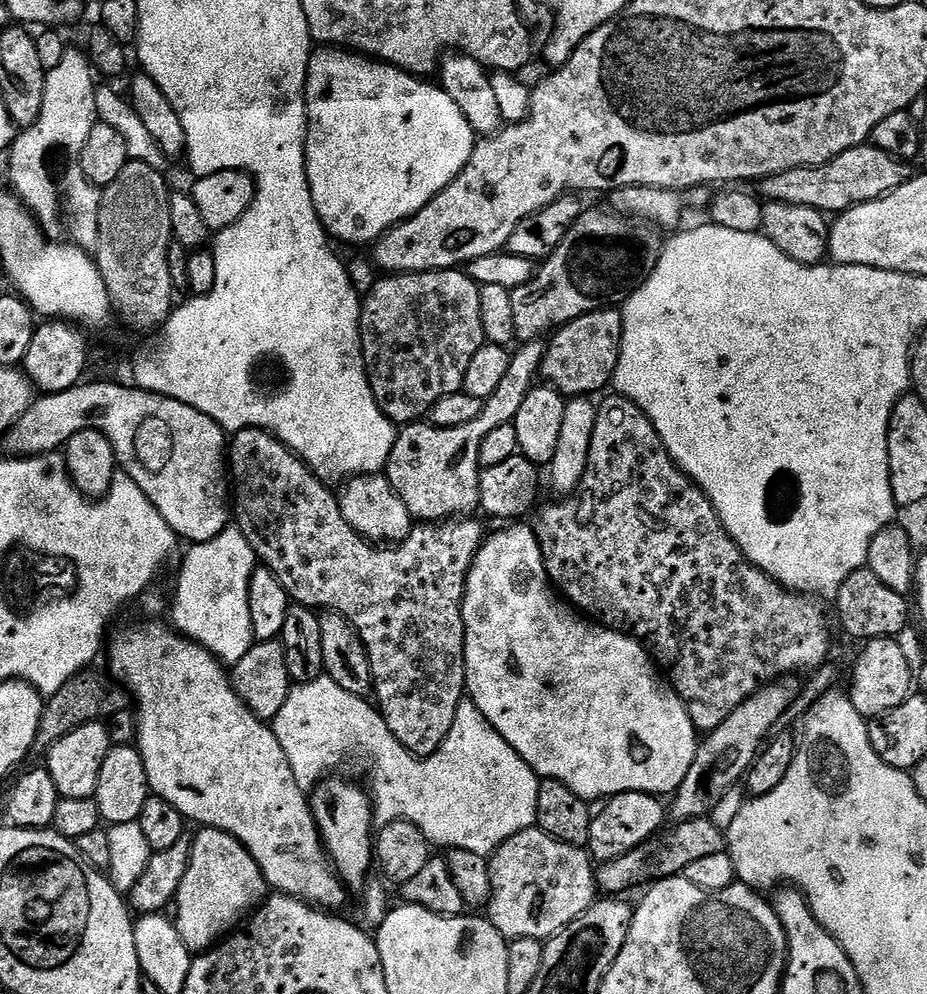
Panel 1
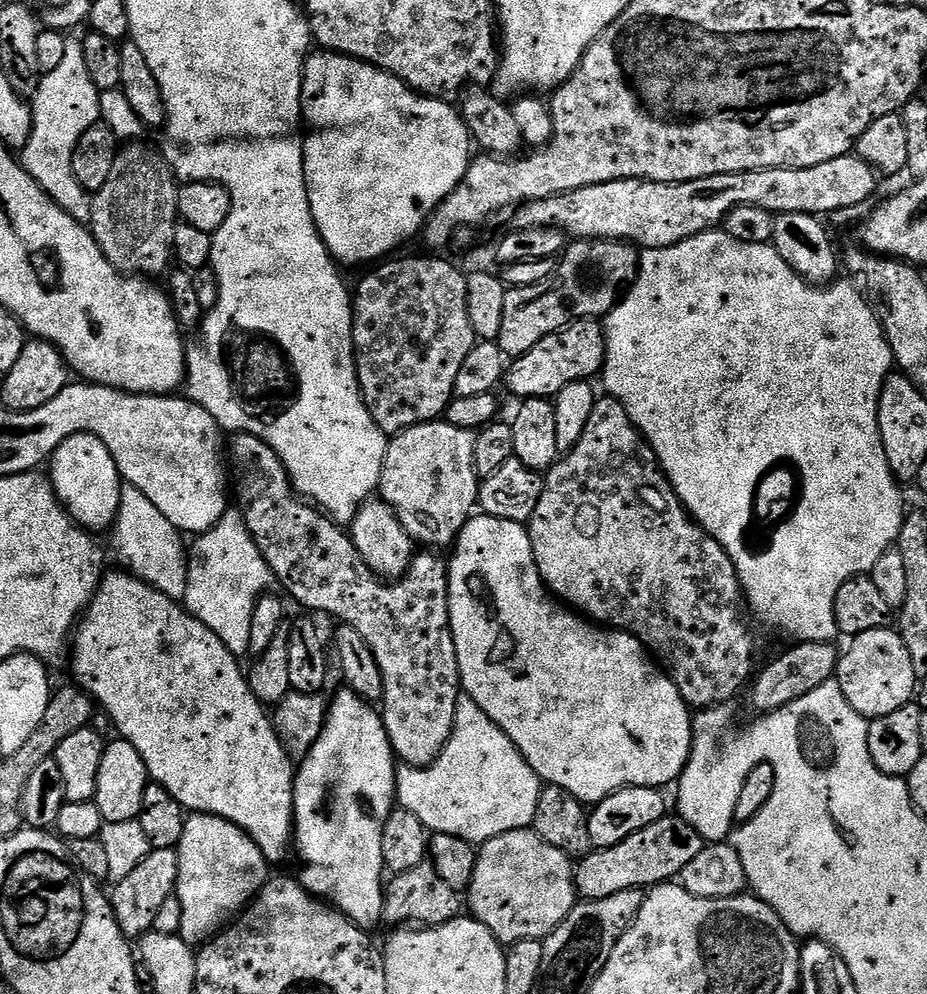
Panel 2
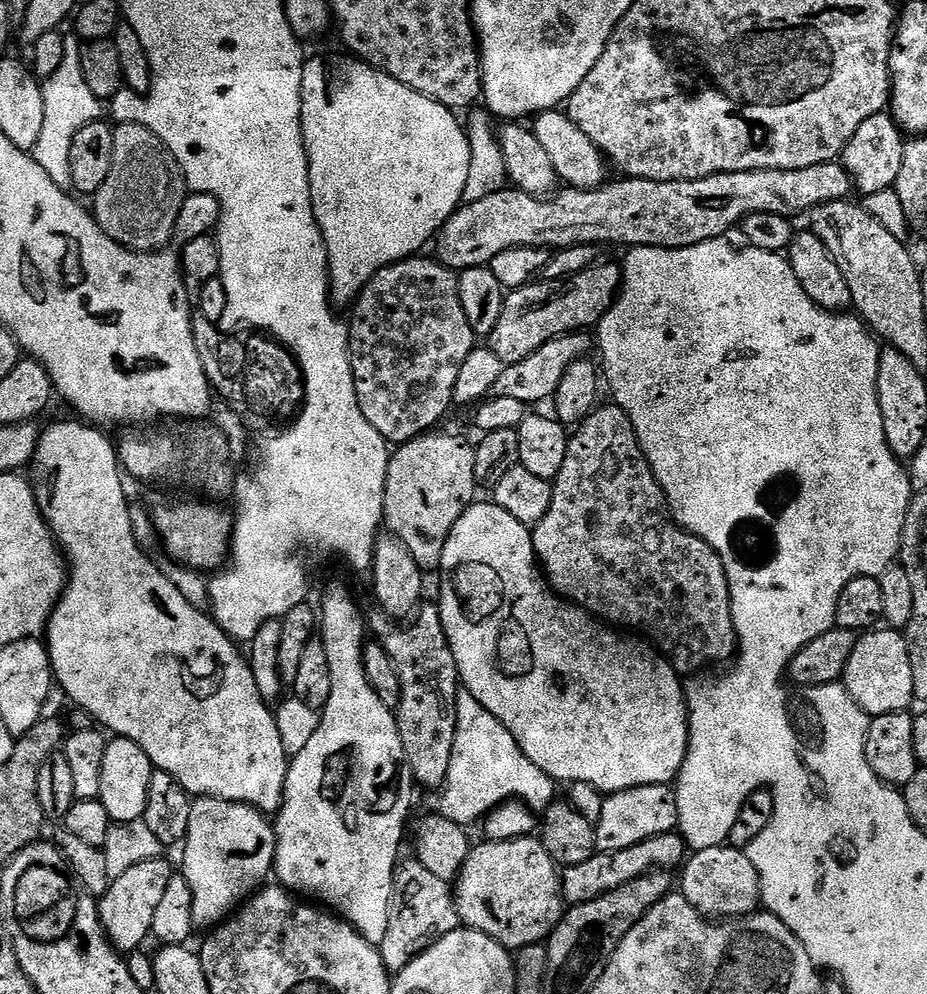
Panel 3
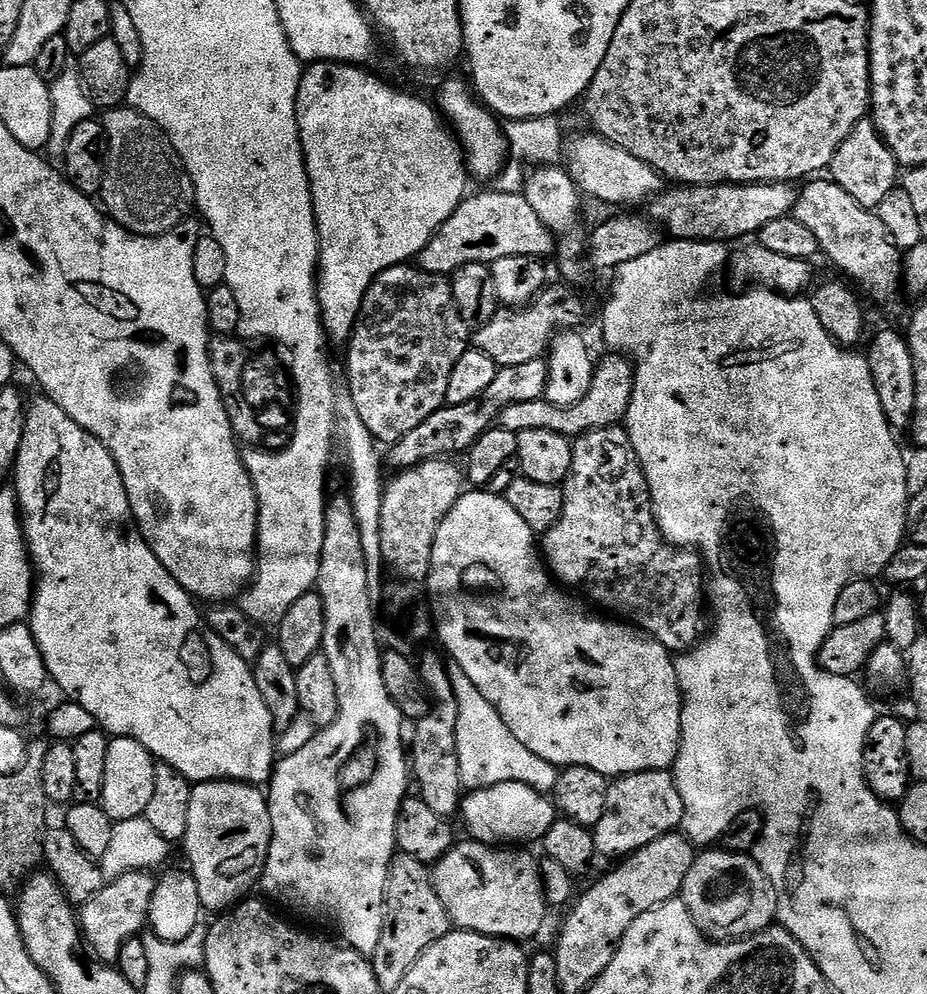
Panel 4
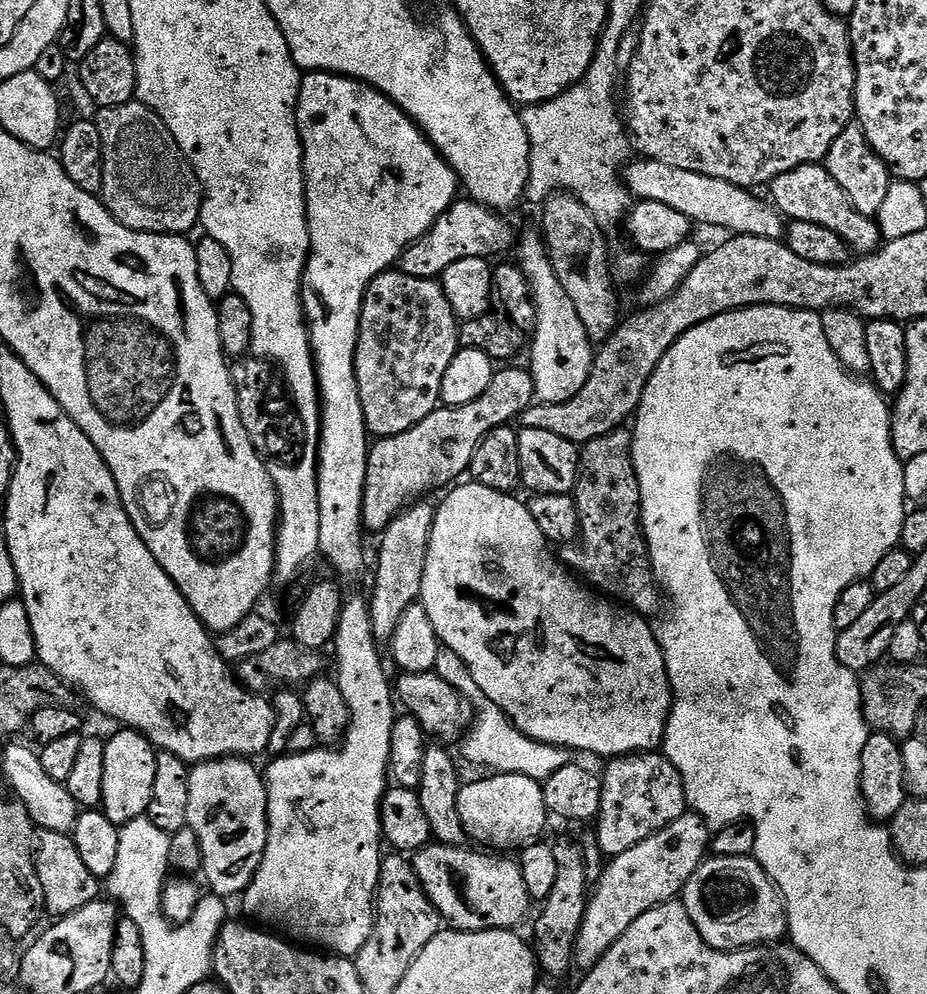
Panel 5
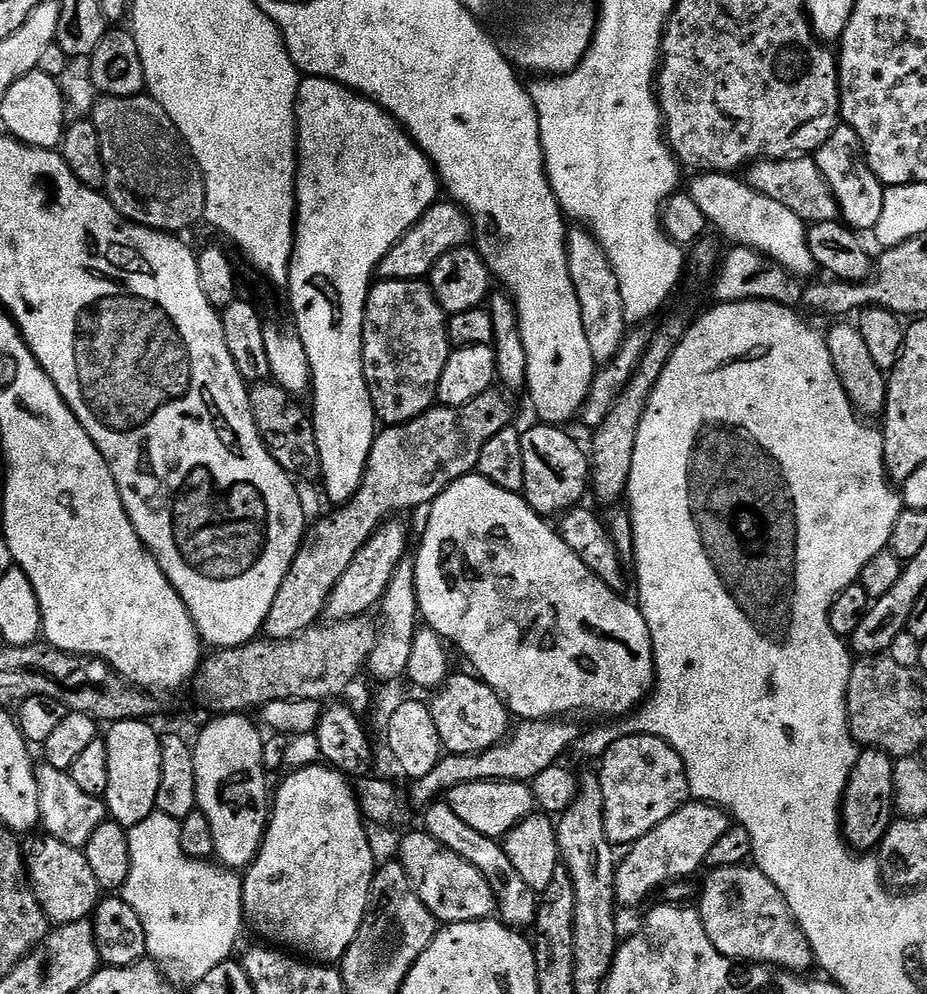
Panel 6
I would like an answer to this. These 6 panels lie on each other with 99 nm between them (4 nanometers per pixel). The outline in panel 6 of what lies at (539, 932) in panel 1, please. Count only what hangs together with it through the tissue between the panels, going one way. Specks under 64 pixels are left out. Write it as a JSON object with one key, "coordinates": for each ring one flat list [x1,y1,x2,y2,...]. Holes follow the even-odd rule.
{"coordinates":[[417,830,417,832,410,833,400,844,398,859,406,870,418,898,428,907,430,914,436,917,437,921,443,922,445,925,461,924,462,922,487,920,496,912,496,899,494,890,490,890,490,882,486,882,486,878,482,874,478,874,478,870,474,870,474,866,470,866,470,862,466,862,458,854,454,854,454,850,450,850,434,838,430,838,427,832]]}

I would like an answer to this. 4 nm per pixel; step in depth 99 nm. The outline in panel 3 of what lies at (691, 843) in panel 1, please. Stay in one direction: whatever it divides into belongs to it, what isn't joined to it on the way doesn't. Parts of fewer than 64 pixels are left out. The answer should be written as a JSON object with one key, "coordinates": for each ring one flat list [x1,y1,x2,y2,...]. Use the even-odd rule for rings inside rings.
{"coordinates":[[673,830,666,834,646,838,644,842,638,842,634,846,626,846,626,850,597,852,586,862,567,865,560,873,560,893,564,895,569,905,585,904,642,878,647,872,673,870,672,868,676,867,679,869,685,860,684,839,680,837,679,831]]}

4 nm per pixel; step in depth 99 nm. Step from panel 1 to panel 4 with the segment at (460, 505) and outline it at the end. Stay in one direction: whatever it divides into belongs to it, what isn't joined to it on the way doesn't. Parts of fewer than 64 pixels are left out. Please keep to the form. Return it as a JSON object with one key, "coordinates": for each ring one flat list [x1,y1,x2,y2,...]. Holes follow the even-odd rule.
{"coordinates":[[448,458,427,460,397,471,382,498,382,558,387,571,404,582,424,582,432,570,436,535,446,514,462,495,462,472]]}

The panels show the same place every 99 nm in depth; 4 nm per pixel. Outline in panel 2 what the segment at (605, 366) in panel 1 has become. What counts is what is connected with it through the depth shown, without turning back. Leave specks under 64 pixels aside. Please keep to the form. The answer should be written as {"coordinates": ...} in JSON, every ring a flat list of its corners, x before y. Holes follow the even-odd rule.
{"coordinates":[[599,319,573,320,561,332,550,334,538,342,526,354,515,357,506,368,506,388,521,401,554,398,574,382,591,381,604,370,604,355,608,341,604,335,604,325]]}

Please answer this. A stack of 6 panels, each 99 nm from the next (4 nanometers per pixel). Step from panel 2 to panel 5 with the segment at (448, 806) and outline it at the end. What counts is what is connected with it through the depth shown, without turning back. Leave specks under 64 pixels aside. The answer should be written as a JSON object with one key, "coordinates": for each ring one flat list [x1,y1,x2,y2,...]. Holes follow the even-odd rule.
{"coordinates":[[442,646,438,650,438,662,434,670,442,679,450,682,450,686,457,688,471,707,472,704,476,707,476,716,474,712,474,719,462,740,464,756,470,763,477,764,480,768,488,768,484,770,492,774,522,774,526,778,534,778,541,782,567,764,573,763,572,749,543,744,517,730,508,715,498,706,494,706,494,702,490,702,486,694,482,694,482,686,478,686,478,682,474,682,474,674,470,674,470,666,466,666,466,662,462,662,462,658,454,654,454,650]]}

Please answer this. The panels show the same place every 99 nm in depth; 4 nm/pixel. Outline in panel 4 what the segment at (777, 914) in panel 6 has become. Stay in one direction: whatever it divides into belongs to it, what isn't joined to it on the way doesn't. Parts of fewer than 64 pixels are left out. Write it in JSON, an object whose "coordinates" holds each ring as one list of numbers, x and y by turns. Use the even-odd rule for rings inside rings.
{"coordinates":[[704,850,690,866,690,874,686,874,682,899,690,910,690,918,709,940,723,942,741,940,744,936,753,936,756,932,765,932,777,923,776,892,764,871,756,864,751,855,742,852,725,852,723,850]]}

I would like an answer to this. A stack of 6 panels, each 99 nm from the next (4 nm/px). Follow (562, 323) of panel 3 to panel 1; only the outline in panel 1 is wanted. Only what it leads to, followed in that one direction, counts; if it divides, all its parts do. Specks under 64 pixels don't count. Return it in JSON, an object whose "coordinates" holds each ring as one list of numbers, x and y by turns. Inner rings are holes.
{"coordinates":[[605,208,581,211,566,238,535,269,532,280,512,290,517,341,539,340,574,318,623,305,654,270,662,251,656,225]]}

